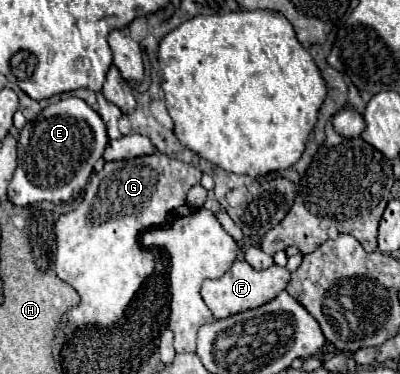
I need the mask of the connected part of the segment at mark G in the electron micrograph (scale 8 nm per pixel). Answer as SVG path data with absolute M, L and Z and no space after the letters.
M160 151L124 161L108 161L100 173L94 173L90 177L84 189L82 203L74 211L60 215L54 225L58 245L56 275L68 285L72 285L80 295L80 303L68 311L70 323L74 323L76 327L112 327L116 321L120 321L120 317L124 317L124 311L132 301L134 293L140 289L142 281L154 271L154 255L142 247L140 235L152 227L162 225L170 211L184 205L186 193L190 191L190 187L200 183L200 177L202 171L198 167L186 165Z

